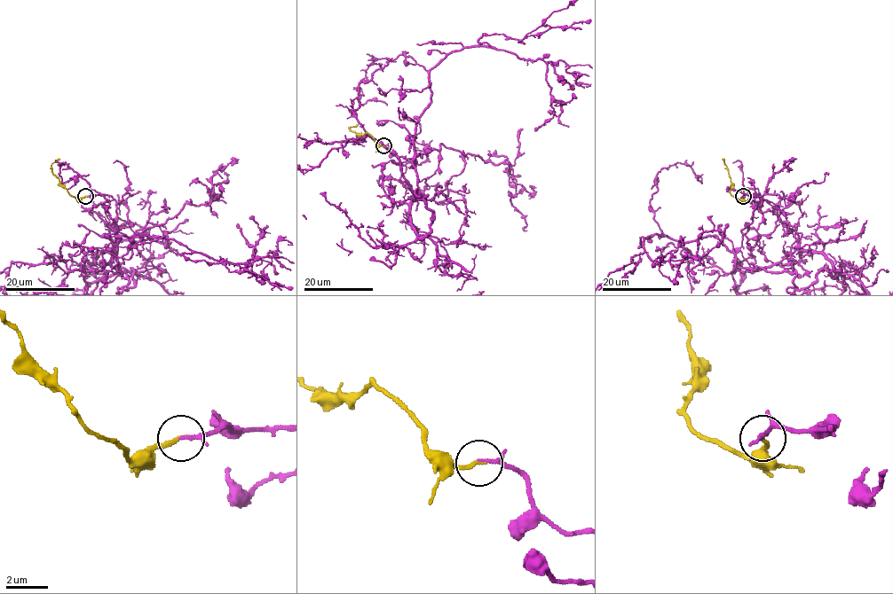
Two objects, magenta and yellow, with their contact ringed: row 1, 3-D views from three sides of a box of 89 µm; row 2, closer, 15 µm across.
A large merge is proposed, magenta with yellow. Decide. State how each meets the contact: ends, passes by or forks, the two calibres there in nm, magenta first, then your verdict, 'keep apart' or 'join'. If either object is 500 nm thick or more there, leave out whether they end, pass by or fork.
magenta passes by; yellow ends there; 130 nm thick on the magenta side, 200 nm on the other; join

